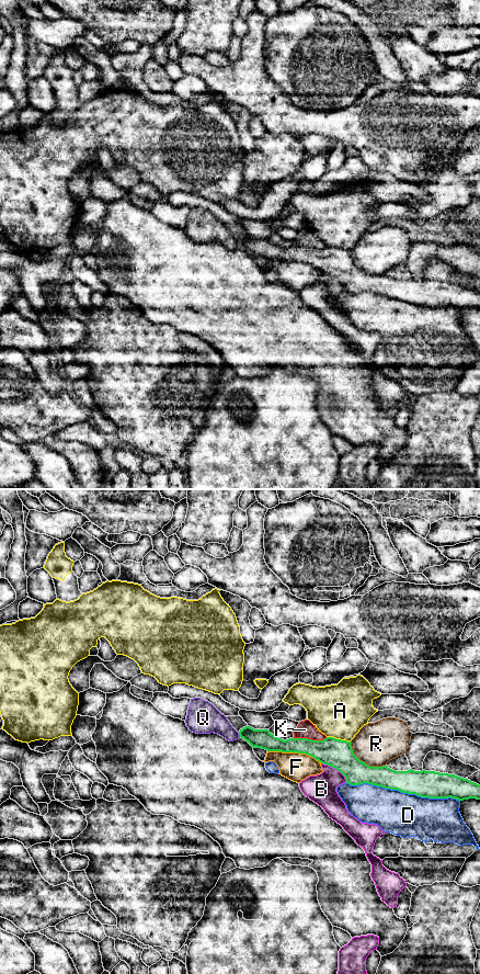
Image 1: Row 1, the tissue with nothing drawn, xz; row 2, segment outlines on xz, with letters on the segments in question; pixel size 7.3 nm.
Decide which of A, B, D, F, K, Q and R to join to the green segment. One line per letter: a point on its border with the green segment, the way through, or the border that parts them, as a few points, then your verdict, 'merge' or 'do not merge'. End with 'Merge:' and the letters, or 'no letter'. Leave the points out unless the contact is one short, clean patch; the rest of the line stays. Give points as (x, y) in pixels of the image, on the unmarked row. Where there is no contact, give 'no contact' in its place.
A: meets green in xz at (339, 248); do not merge
B: meets green in xz at (335, 276); border along xz (321, 271), (335, 276), (346, 291); do not merge
D: meets green in xz at (403, 301); do not merge
F: meets green in xz at (295, 260); do not merge
K: meets green in xz at (310, 248); do not merge
Q: meets green in xz at (239, 242); border along xz (238, 241), (240, 245); do not merge
R: meets green in xz at (364, 271); do not merge
Merge: no letter

